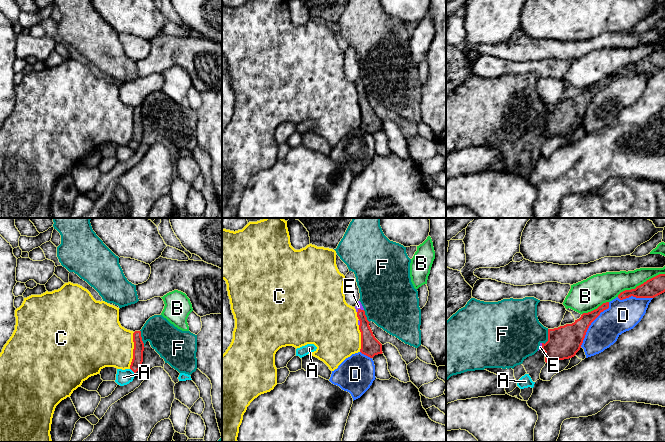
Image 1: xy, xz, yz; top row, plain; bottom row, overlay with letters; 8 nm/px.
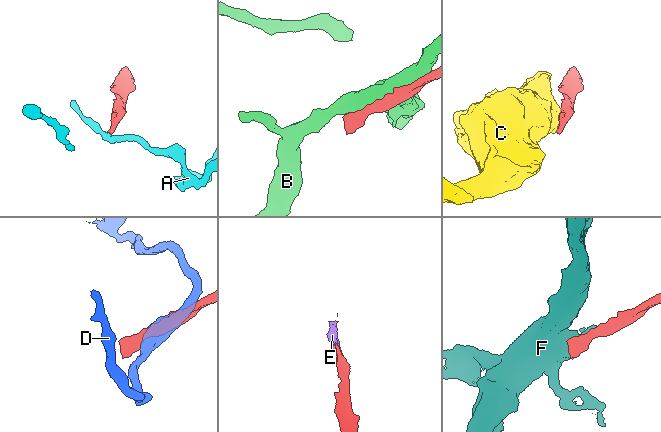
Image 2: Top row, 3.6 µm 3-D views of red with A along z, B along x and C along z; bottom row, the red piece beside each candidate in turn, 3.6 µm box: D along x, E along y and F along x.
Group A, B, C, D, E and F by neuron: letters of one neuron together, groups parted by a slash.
A / B / C / D / E / F

